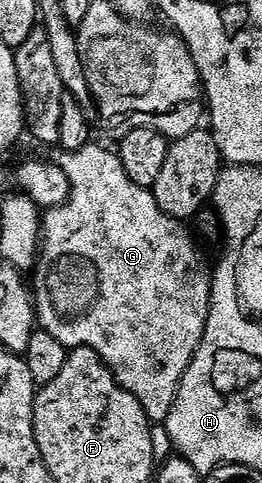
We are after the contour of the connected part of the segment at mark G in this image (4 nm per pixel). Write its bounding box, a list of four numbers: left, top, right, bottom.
[31,143,213,423]

